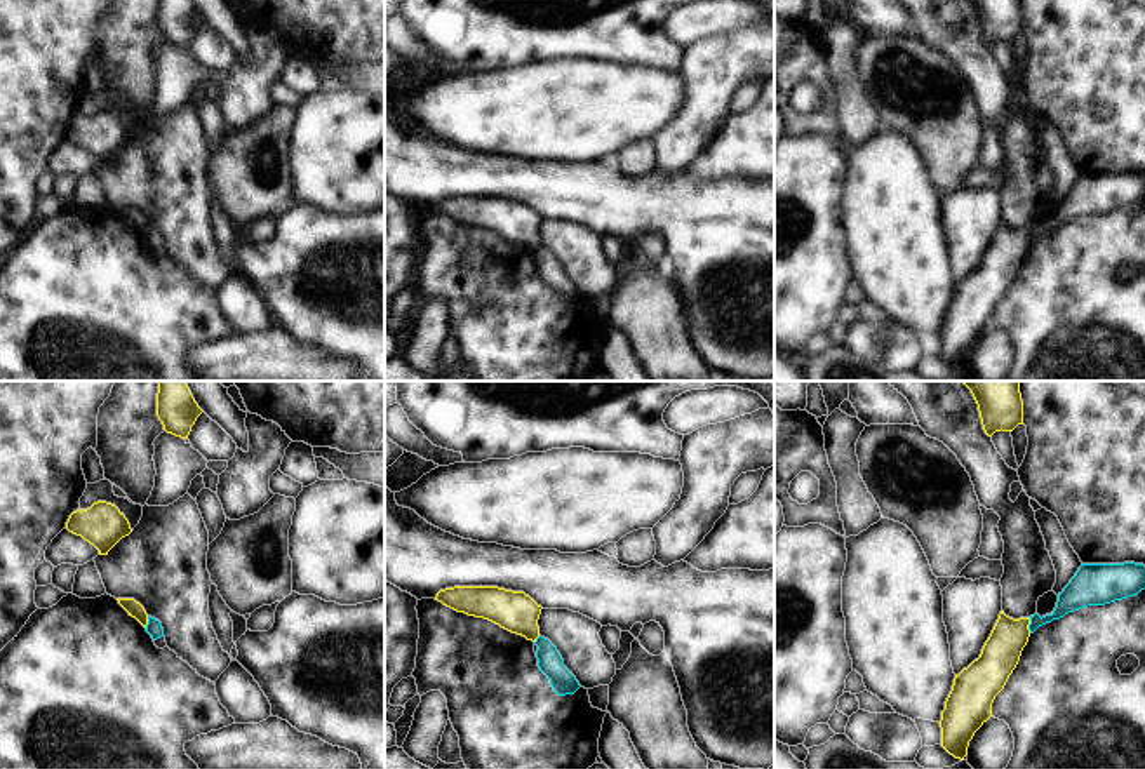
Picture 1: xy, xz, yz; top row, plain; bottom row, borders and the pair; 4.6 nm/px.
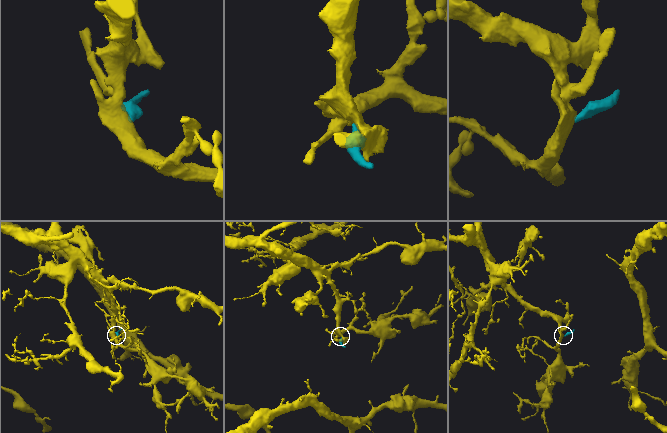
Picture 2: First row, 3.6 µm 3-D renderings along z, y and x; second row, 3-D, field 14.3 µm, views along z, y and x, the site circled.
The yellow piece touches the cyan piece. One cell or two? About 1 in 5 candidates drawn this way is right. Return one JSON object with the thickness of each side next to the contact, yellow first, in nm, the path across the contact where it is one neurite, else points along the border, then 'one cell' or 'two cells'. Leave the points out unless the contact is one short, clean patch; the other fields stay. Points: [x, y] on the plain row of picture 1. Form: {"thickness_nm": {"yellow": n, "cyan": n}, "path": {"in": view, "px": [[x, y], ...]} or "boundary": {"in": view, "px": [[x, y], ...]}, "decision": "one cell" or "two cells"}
{"thickness_nm": {"yellow": 180, "cyan": 120}, "boundary": {"in": "yz", "px": [[1031, 228], [1029, 242]]}, "decision": "two cells"}

